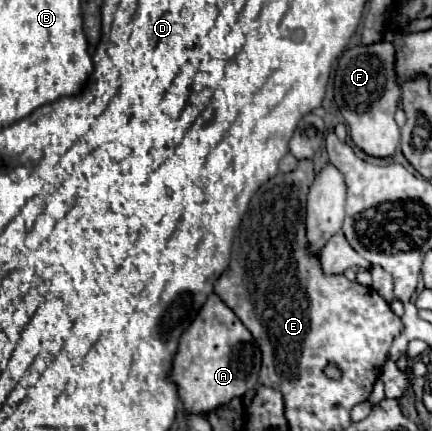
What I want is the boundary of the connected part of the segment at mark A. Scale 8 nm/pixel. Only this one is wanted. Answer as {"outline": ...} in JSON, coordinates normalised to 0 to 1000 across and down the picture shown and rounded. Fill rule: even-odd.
{"outline":[[[491,680],[458,735],[426,768],[417,814],[403,833],[398,884],[412,893],[431,958],[491,954],[491,944],[505,944],[509,935],[560,921],[597,893],[597,865],[602,810],[583,773],[560,754],[542,722],[500,680]]]}

